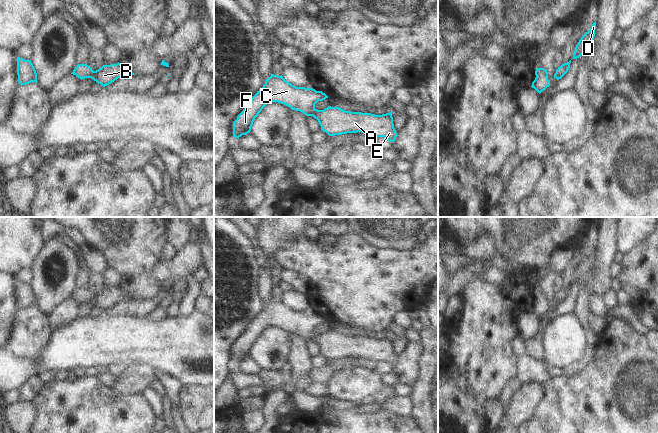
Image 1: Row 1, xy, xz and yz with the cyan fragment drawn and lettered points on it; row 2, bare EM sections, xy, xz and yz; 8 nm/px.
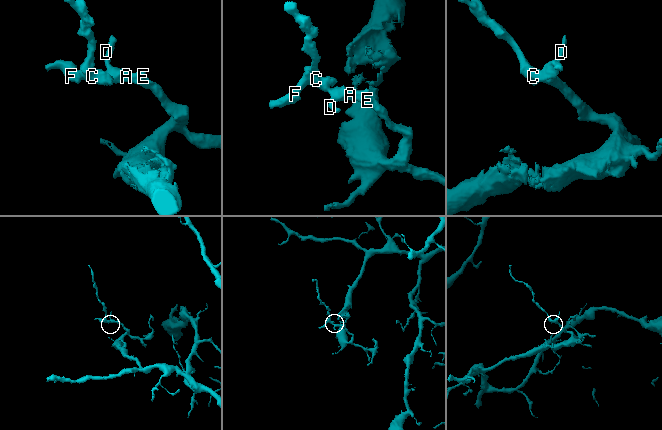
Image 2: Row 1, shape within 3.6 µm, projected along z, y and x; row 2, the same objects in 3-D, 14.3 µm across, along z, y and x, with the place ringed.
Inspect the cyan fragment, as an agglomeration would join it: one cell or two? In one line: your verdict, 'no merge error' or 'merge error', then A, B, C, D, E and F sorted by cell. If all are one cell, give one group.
no merge error | A B C D E F

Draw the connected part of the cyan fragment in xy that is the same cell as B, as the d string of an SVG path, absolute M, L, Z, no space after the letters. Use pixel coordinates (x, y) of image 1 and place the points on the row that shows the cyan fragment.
M119 62L117 64L103 65L96 71L93 71L87 64L78 64L71 74L76 75L81 80L91 78L103 87L120 77L135 75L129 68L125 68Z

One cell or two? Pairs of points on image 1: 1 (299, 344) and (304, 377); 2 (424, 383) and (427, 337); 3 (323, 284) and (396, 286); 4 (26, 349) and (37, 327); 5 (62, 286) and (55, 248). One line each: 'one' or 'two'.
1: one
2: one
3: one
4: one
5: one

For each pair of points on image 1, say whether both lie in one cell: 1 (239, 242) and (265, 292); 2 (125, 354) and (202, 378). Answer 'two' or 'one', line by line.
1: two
2: one

